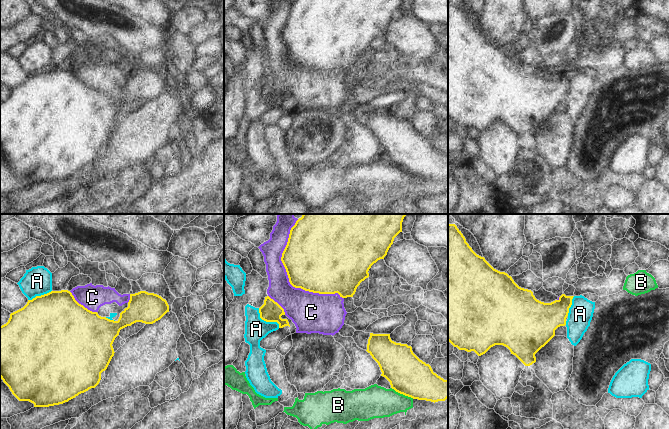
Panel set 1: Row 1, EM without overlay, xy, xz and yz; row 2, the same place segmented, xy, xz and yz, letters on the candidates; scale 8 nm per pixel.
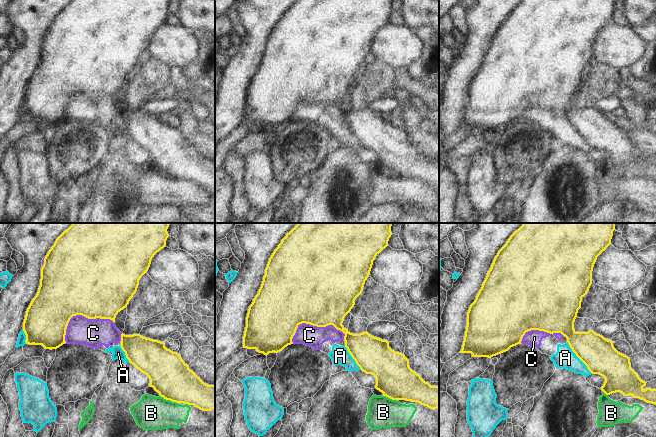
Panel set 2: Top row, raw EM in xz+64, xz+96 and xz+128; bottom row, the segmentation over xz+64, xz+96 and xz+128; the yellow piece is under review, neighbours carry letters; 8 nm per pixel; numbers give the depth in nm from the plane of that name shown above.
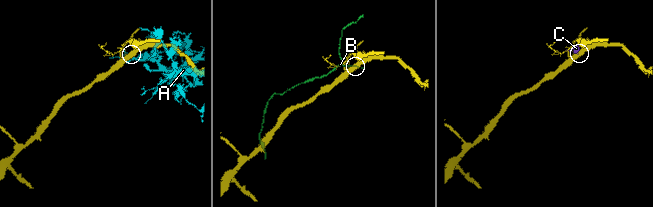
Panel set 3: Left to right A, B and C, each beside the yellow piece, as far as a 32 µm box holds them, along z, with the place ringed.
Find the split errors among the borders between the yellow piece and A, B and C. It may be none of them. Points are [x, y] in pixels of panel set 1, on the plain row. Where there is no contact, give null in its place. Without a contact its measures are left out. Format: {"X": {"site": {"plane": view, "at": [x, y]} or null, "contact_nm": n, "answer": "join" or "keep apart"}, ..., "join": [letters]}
{"A": {"site": {"plane": "xz", "at": [266, 97]}, "contact_nm": 240, "answer": "keep apart"}, "B": {"site": {"plane": "xz", "at": [402, 169]}, "contact_nm": 200, "answer": "keep apart"}, "C": {"site": {"plane": "xz", "at": [289, 56]}, "contact_nm": 700, "answer": "keep apart"}, "join": []}

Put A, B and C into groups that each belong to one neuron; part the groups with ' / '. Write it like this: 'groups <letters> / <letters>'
groups A C / B

